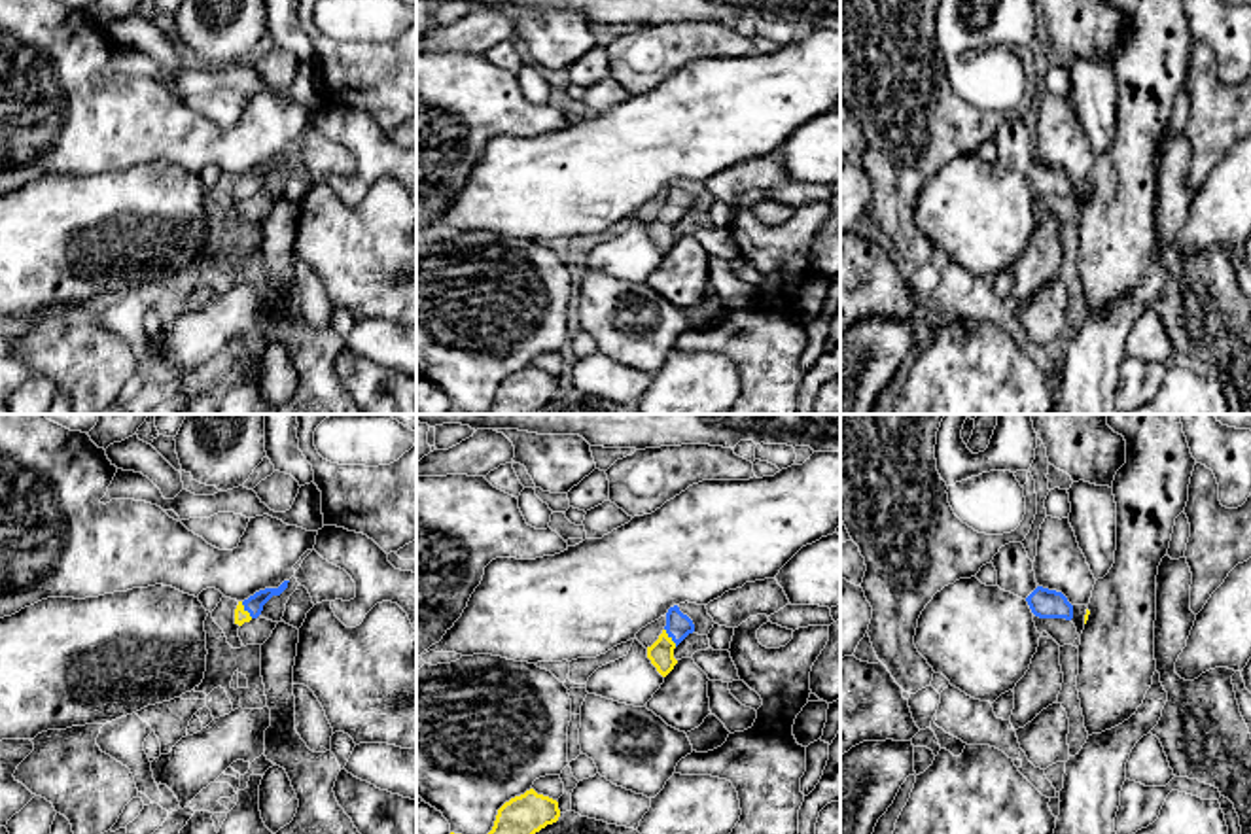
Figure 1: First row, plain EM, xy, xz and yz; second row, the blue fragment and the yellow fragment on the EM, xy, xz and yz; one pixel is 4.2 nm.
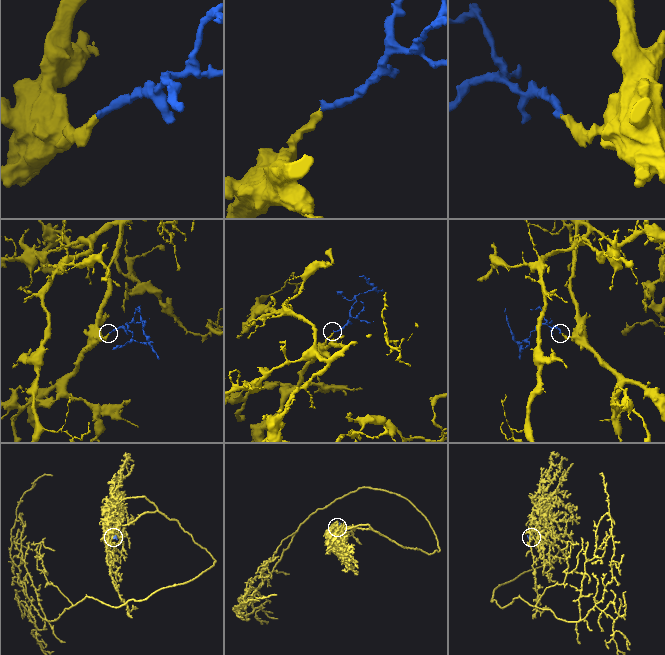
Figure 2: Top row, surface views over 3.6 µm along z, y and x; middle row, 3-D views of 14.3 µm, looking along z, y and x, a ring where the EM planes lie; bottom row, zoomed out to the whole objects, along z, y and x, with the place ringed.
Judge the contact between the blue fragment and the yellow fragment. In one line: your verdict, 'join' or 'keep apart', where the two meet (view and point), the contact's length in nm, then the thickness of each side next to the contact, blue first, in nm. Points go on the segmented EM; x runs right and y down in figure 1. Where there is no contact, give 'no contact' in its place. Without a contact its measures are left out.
join; meets blue in xz at (669, 636); contact 90 nm long; 110 nm thick on the blue side, 110 nm on the other

